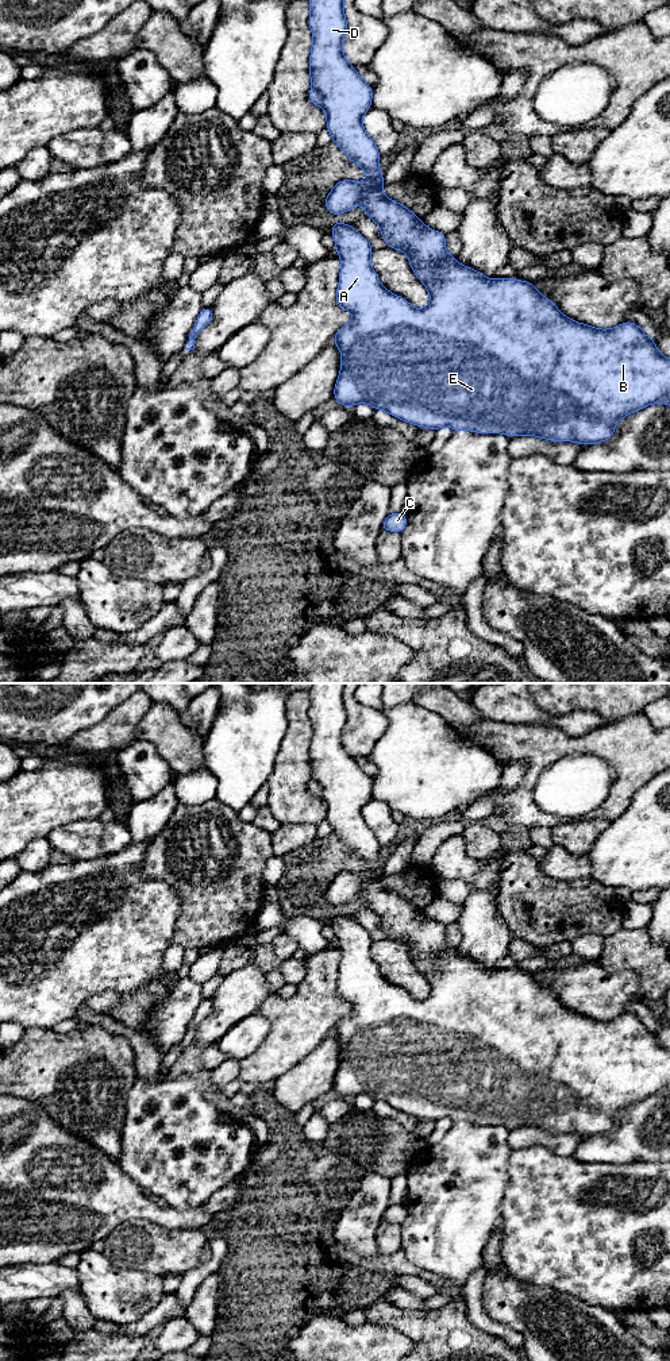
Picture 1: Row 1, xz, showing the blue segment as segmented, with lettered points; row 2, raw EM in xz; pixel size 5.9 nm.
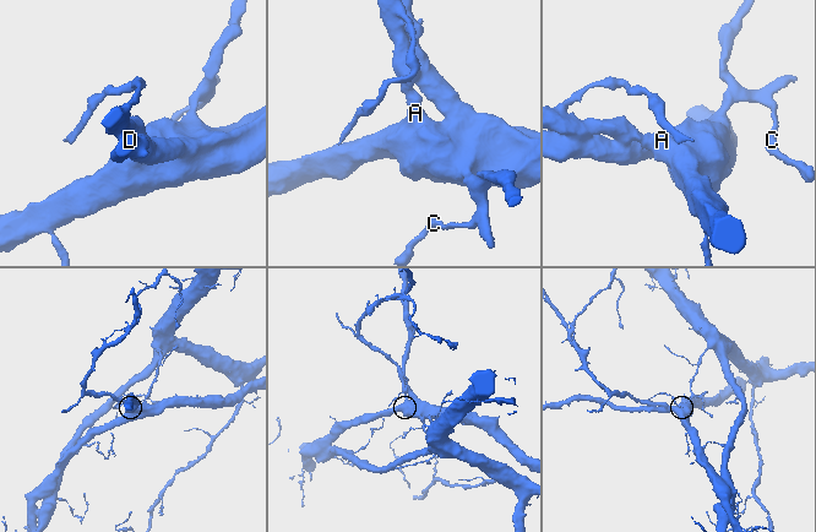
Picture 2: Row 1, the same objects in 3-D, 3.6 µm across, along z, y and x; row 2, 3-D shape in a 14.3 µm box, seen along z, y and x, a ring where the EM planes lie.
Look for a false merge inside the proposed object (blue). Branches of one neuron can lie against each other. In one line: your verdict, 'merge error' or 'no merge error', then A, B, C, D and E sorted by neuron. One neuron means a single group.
merge error | A / B C D E

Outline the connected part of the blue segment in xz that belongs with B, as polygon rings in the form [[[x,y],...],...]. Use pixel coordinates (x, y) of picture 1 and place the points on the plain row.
[[[312,683],[309,697],[311,706],[308,716],[313,726],[309,748],[309,767],[312,779],[316,780],[323,790],[323,801],[327,807],[326,820],[330,822],[332,833],[335,833],[336,837],[347,845],[350,852],[367,863],[367,870],[362,872],[365,887],[361,897],[365,899],[367,909],[380,917],[381,928],[386,932],[386,938],[401,941],[407,945],[413,965],[426,976],[431,987],[431,992],[426,999],[405,999],[403,1003],[392,1009],[392,1014],[389,1017],[361,1018],[355,1014],[349,1014],[338,1021],[332,1033],[340,1042],[342,1057],[334,1079],[334,1090],[342,1098],[347,1099],[359,1094],[367,1094],[373,1100],[386,1102],[389,1106],[403,1113],[417,1118],[427,1118],[434,1122],[440,1118],[451,1118],[454,1122],[504,1125],[509,1129],[531,1126],[546,1131],[574,1133],[578,1136],[597,1136],[611,1130],[615,1126],[615,1115],[620,1110],[646,1099],[647,1096],[658,1094],[670,1096],[670,1049],[663,1048],[658,1042],[655,1032],[650,1030],[638,1015],[634,1013],[624,1013],[611,1021],[598,1021],[588,1015],[581,1015],[567,1010],[551,991],[538,983],[532,973],[515,971],[512,968],[489,971],[482,964],[459,956],[457,948],[450,948],[446,942],[446,925],[428,919],[421,914],[420,909],[412,905],[411,901],[397,892],[389,891],[382,884],[384,864],[378,863],[378,851],[381,845],[361,814],[362,807],[371,799],[373,779],[359,768],[355,759],[349,755],[342,743],[342,735],[347,721],[347,712],[344,709],[344,683]]]

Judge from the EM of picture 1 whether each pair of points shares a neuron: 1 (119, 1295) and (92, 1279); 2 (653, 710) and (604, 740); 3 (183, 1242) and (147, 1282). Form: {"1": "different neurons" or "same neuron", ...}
{"1": "same neuron", "2": "different neurons", "3": "different neurons"}

